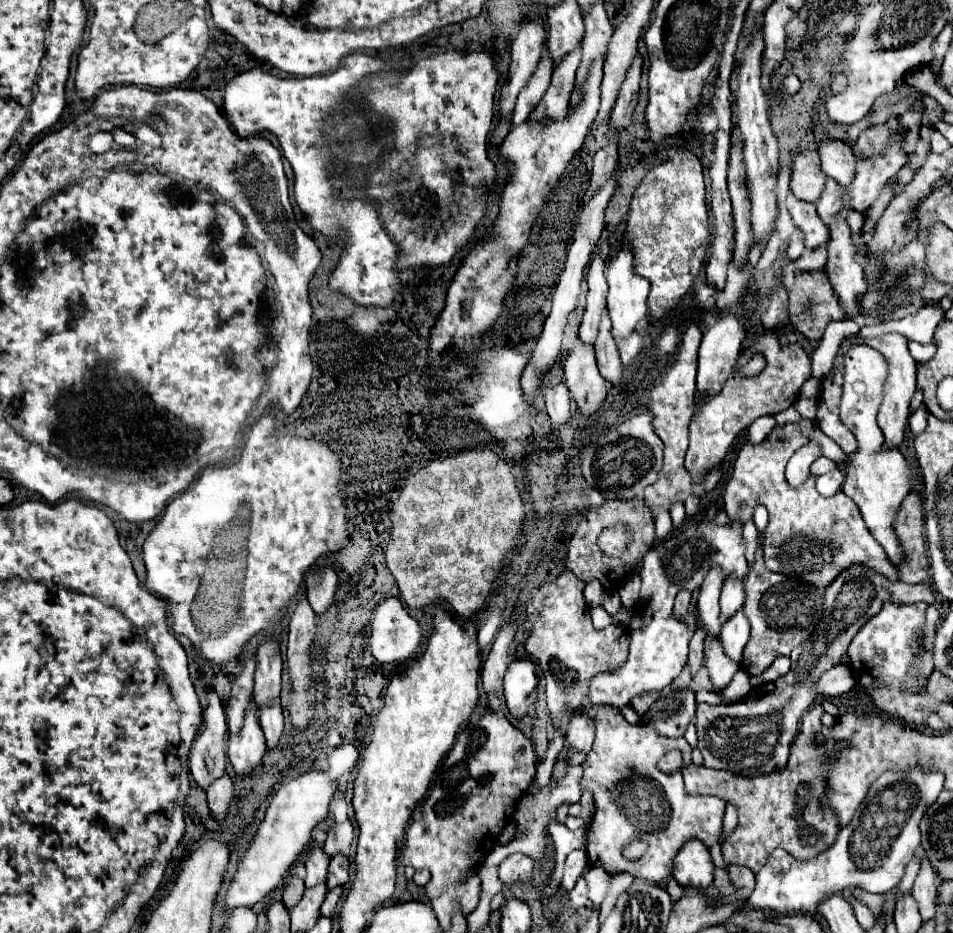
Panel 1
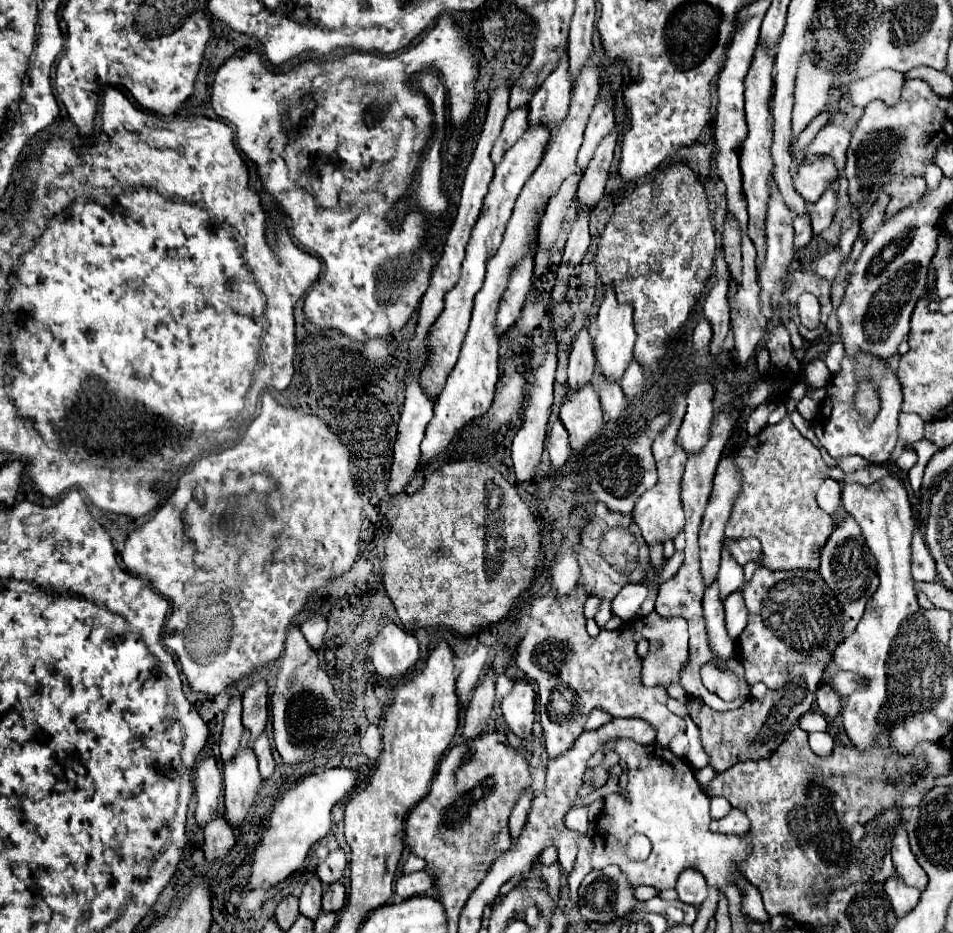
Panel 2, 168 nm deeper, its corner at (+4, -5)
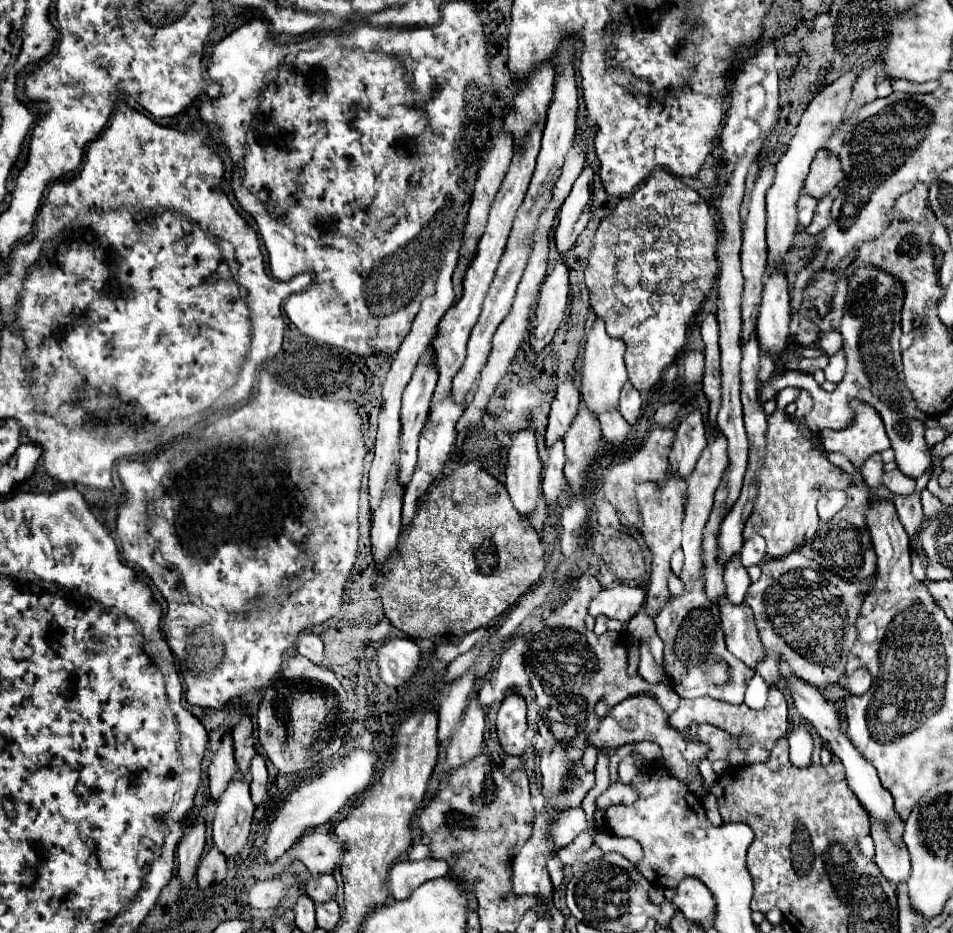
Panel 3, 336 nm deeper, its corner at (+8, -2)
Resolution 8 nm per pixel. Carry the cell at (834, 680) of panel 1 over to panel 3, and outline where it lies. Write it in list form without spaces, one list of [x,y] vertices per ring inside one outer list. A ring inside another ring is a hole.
[[[859,668],[859,670],[855,670],[855,672],[851,672],[851,674],[847,674],[847,676],[843,678],[843,686],[845,686],[851,694],[861,696],[861,694],[865,694],[865,692],[869,690],[869,686],[871,686],[871,674],[867,674],[867,670]]]

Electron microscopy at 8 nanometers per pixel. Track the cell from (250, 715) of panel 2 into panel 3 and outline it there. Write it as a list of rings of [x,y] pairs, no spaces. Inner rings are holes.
[[[245,714],[233,728],[233,742],[235,742],[235,760],[239,770],[247,772],[249,762],[255,754],[255,738],[253,738],[253,722]]]

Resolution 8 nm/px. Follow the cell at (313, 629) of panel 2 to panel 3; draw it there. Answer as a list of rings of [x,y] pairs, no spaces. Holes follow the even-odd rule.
[[[301,632],[297,638],[297,652],[309,658],[315,664],[321,664],[323,660],[323,640],[313,632]]]

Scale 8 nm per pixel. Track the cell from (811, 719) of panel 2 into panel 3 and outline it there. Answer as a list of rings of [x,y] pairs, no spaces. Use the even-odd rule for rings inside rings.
[[[799,724],[789,732],[789,746],[791,746],[791,762],[795,766],[807,766],[811,762],[813,738],[805,724]]]

